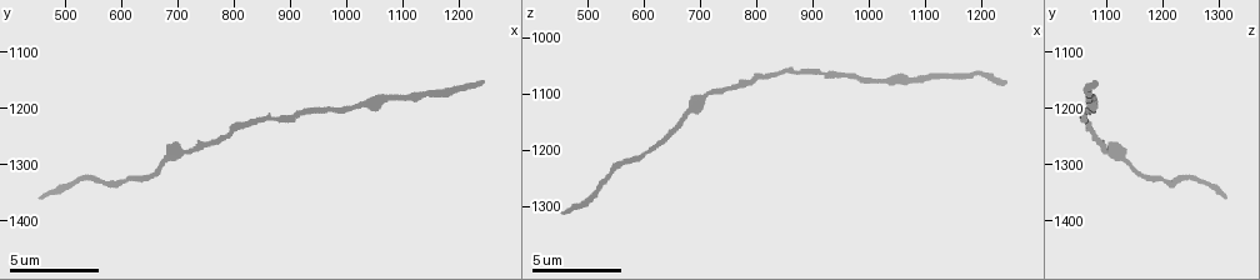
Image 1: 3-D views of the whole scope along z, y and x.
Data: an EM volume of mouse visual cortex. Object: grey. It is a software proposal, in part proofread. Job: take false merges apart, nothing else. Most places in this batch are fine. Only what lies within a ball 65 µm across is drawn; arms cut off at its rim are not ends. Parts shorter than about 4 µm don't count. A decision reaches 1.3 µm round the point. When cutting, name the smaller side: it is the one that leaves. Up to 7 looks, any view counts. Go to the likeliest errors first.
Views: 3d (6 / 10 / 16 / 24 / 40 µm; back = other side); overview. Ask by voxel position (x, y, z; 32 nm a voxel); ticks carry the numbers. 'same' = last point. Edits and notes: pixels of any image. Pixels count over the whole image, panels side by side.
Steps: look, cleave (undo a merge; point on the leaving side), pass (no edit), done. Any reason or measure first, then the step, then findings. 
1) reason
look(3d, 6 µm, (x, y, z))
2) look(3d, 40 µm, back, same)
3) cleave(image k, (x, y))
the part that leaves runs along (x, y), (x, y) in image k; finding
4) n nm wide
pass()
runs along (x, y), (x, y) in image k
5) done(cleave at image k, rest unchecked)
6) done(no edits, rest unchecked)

look(3d, 16 µm, (805, 1230, 1075))

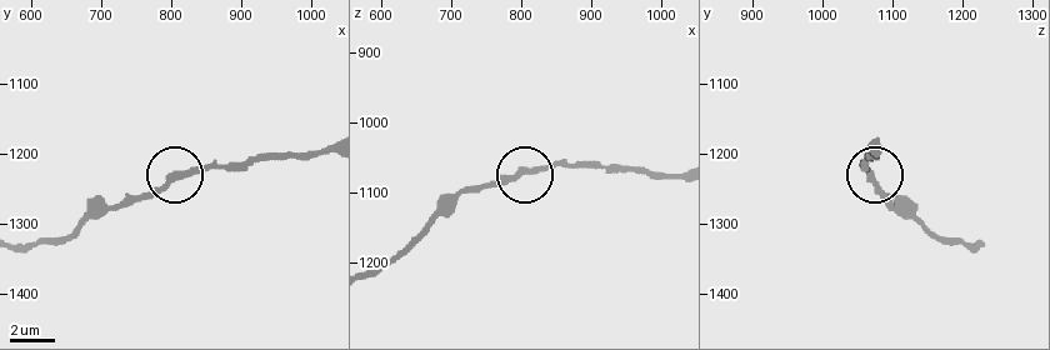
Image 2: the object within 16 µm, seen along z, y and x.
other side
look(3d, 16 µm, back, (805, 1240, 1070))

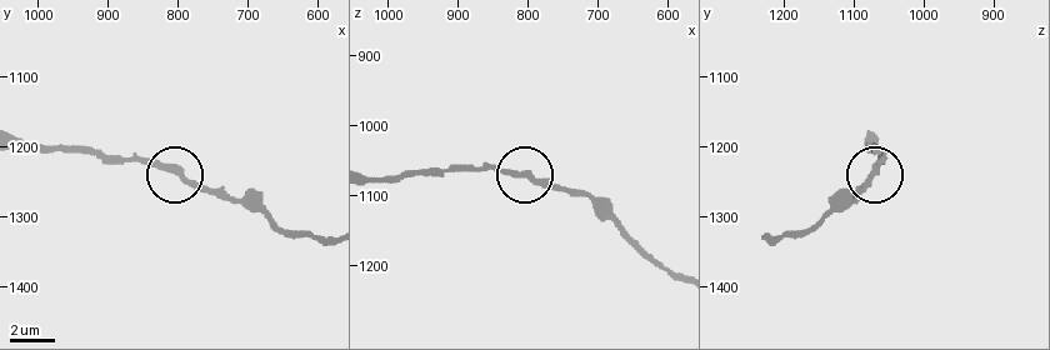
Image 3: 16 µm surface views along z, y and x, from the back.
pass()
all the same neuron

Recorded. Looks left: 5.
thick turns thin
look(3d, 6 µm, (675, 1295, 1145))

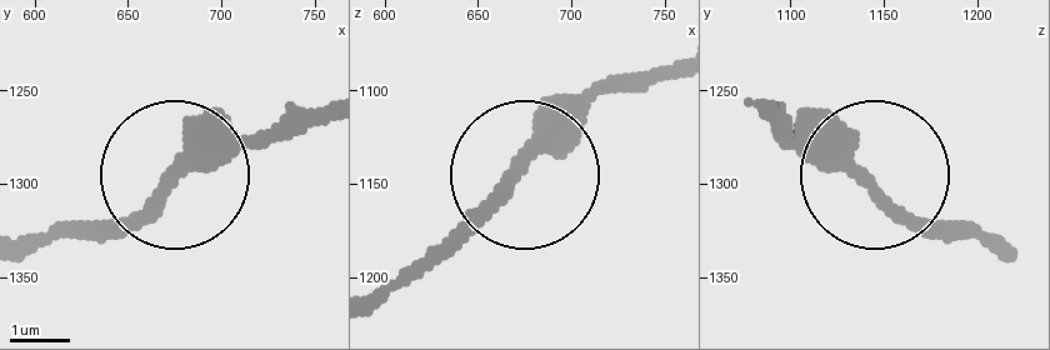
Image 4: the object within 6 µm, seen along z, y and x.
look(3d, 6 µm, back, (672, 1298, 1138))

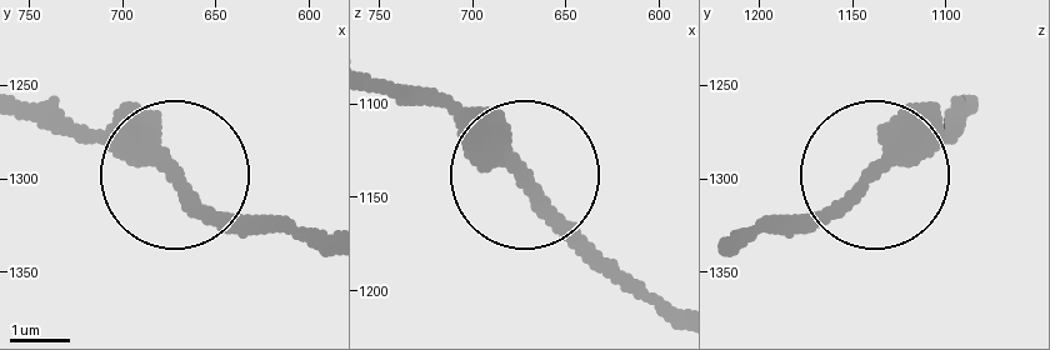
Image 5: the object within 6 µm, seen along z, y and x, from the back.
270 nm wide
pass()
runs along (379, 85), (469, 115), (628, 274) in image 5; all the same neuron

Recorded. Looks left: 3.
thick turns thin
look(3d, 10 µm, (1005, 1205, 1080))

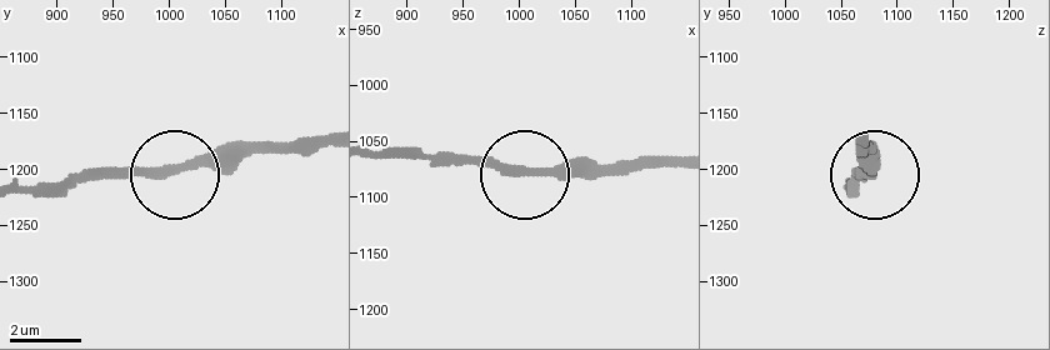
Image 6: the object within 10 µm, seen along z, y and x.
look(3d, 10 µm, back, (1006, 1200, 1076))

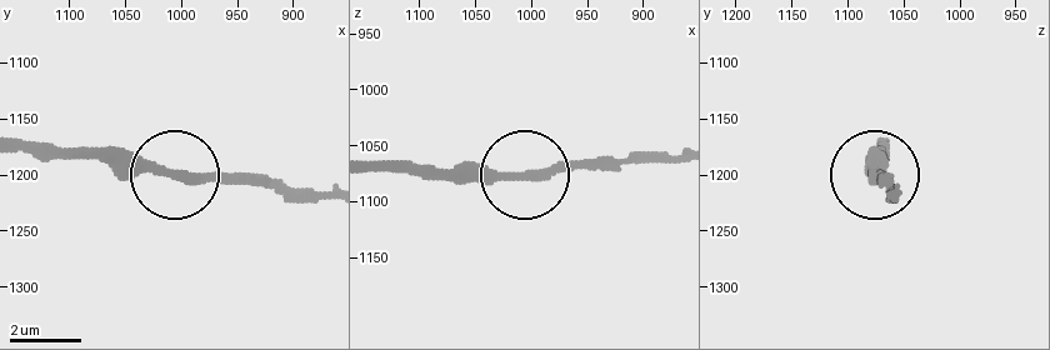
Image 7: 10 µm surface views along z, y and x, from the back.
pass()
all the same neuron

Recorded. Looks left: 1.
done(no edits, rest unchecked)

